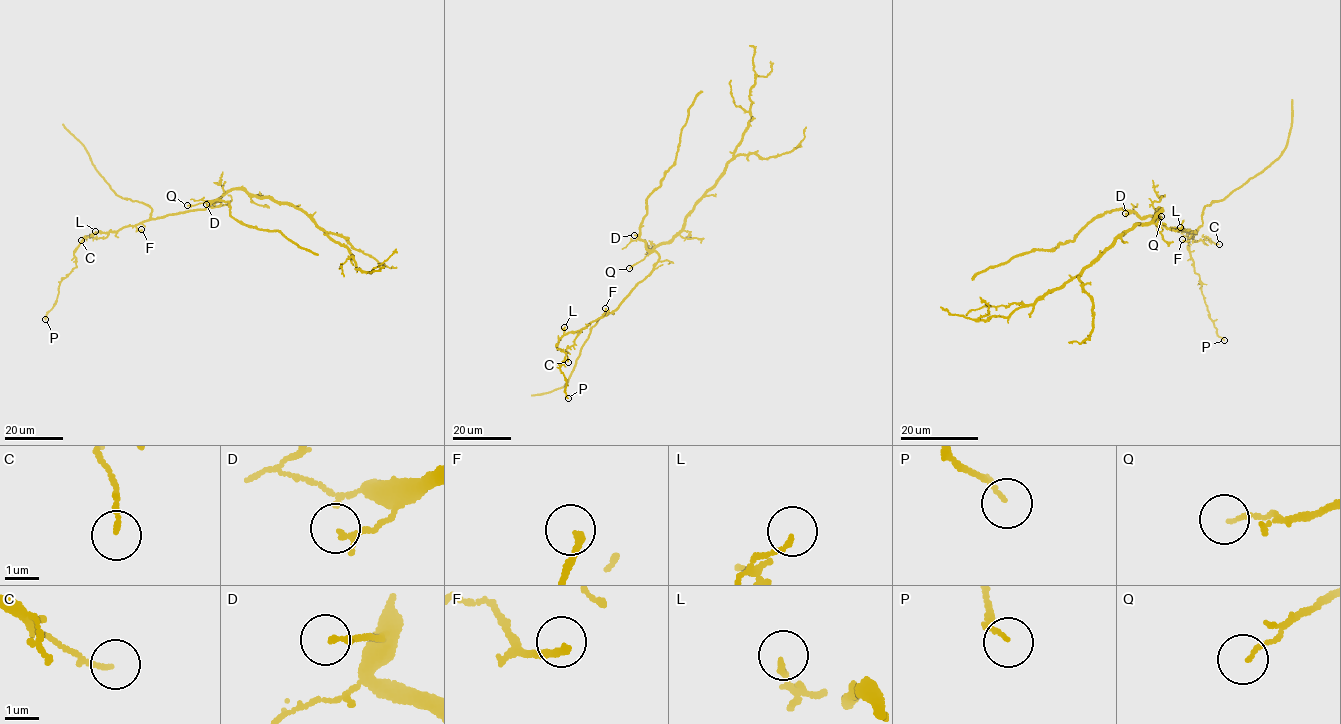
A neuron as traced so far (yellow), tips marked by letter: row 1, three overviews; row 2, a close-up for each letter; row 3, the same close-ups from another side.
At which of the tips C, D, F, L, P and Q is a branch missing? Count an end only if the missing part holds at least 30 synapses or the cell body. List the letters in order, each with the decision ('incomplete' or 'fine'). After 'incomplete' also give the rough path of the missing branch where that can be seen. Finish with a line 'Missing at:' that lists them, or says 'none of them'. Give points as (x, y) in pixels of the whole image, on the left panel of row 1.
C: fine
D: fine
F: fine
L: fine
P: fine
Q: fine
Missing at: none of them

